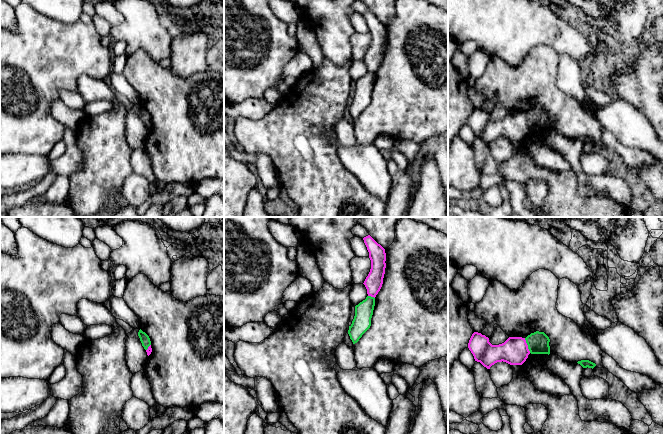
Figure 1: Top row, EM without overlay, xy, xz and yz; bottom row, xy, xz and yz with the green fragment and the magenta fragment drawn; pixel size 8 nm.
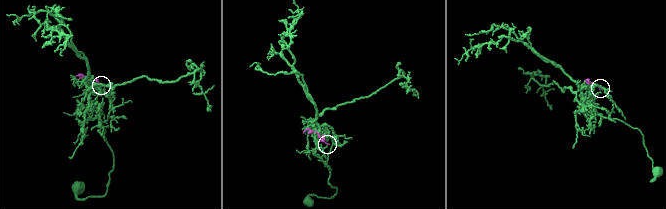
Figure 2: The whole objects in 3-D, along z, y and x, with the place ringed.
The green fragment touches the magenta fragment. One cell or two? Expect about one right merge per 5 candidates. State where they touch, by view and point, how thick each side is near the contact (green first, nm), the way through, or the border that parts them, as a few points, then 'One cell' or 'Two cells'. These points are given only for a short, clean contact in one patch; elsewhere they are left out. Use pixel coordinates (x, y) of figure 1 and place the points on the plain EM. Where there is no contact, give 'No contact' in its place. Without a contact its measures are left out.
Touches green at yz (527, 120). Thickness 180 nm (green) against 220 nm. Boundary: yz (524, 114), (530, 128). Two cells

